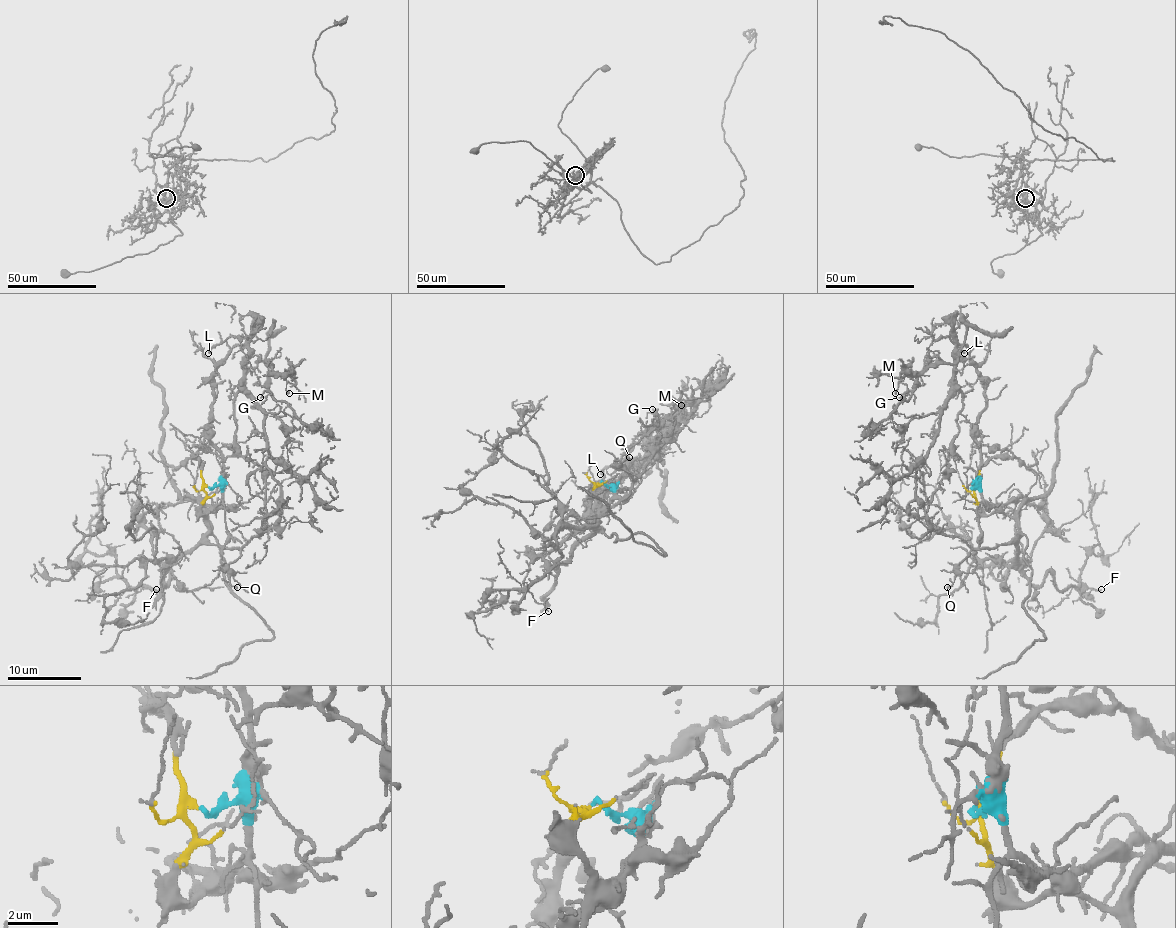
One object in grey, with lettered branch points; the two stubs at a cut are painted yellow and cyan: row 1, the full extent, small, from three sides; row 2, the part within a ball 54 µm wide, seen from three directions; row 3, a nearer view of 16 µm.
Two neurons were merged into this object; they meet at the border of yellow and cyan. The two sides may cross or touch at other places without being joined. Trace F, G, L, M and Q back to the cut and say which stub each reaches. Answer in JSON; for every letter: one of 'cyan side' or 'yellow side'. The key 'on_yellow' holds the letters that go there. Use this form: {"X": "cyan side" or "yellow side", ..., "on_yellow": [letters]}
{"F": "yellow side", "G": "cyan side", "L": "cyan side", "M": "cyan side", "Q": "yellow side", "on_yellow": ["F", "Q"]}

